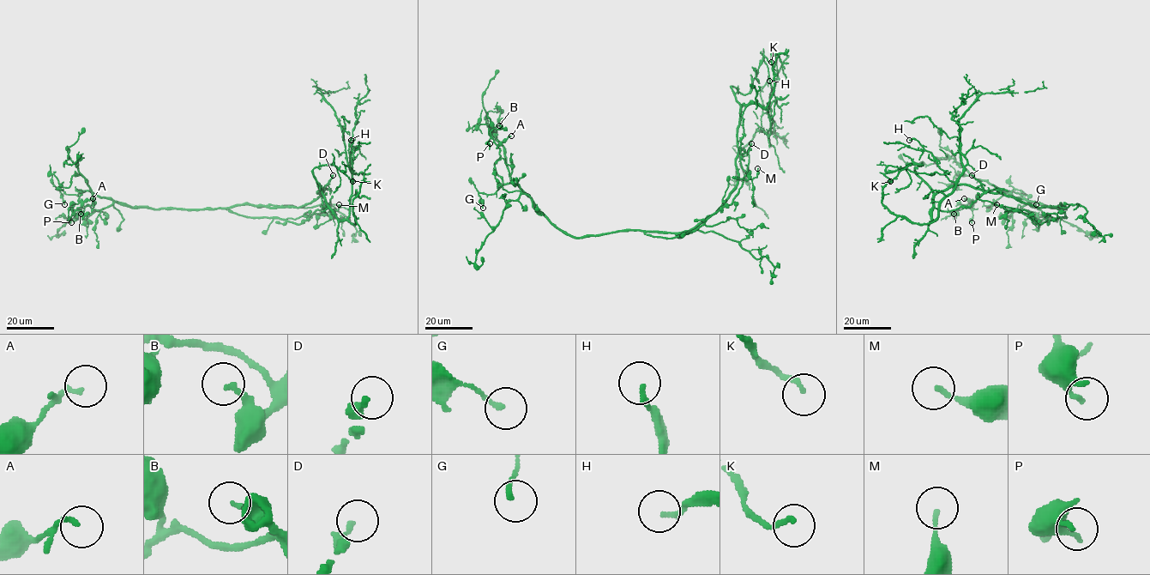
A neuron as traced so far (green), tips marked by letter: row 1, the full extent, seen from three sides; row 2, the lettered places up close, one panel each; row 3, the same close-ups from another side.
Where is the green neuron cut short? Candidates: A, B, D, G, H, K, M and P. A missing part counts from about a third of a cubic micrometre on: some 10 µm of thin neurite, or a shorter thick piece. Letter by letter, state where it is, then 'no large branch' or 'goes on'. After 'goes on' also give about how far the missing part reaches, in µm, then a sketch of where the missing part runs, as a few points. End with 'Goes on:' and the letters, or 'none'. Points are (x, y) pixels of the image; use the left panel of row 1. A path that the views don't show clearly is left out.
A: (93, 198) | no large branch
B: (81, 214) | no large branch
D: (333, 175) | no large branch
G: (64, 204) | no large branch
H: (351, 140) | no large branch
K: (352, 181) | no large branch
M: (339, 204) | no large branch
P: (71, 222) | no large branch
Goes on: none

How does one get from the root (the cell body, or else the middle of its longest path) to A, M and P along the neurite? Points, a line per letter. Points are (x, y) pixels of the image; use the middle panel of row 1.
A: (719, 208), (678, 233), (571, 237), (497, 174), (497, 147), (511, 136)
M: (719, 208), (689, 230), (645, 234), (675, 238), (694, 232), (731, 203), (743, 178), (755, 178), (757, 168)
P: (719, 208), (678, 233), (571, 237), (517, 185), (503, 184), (495, 166), (499, 148), (491, 138), (490, 143)

